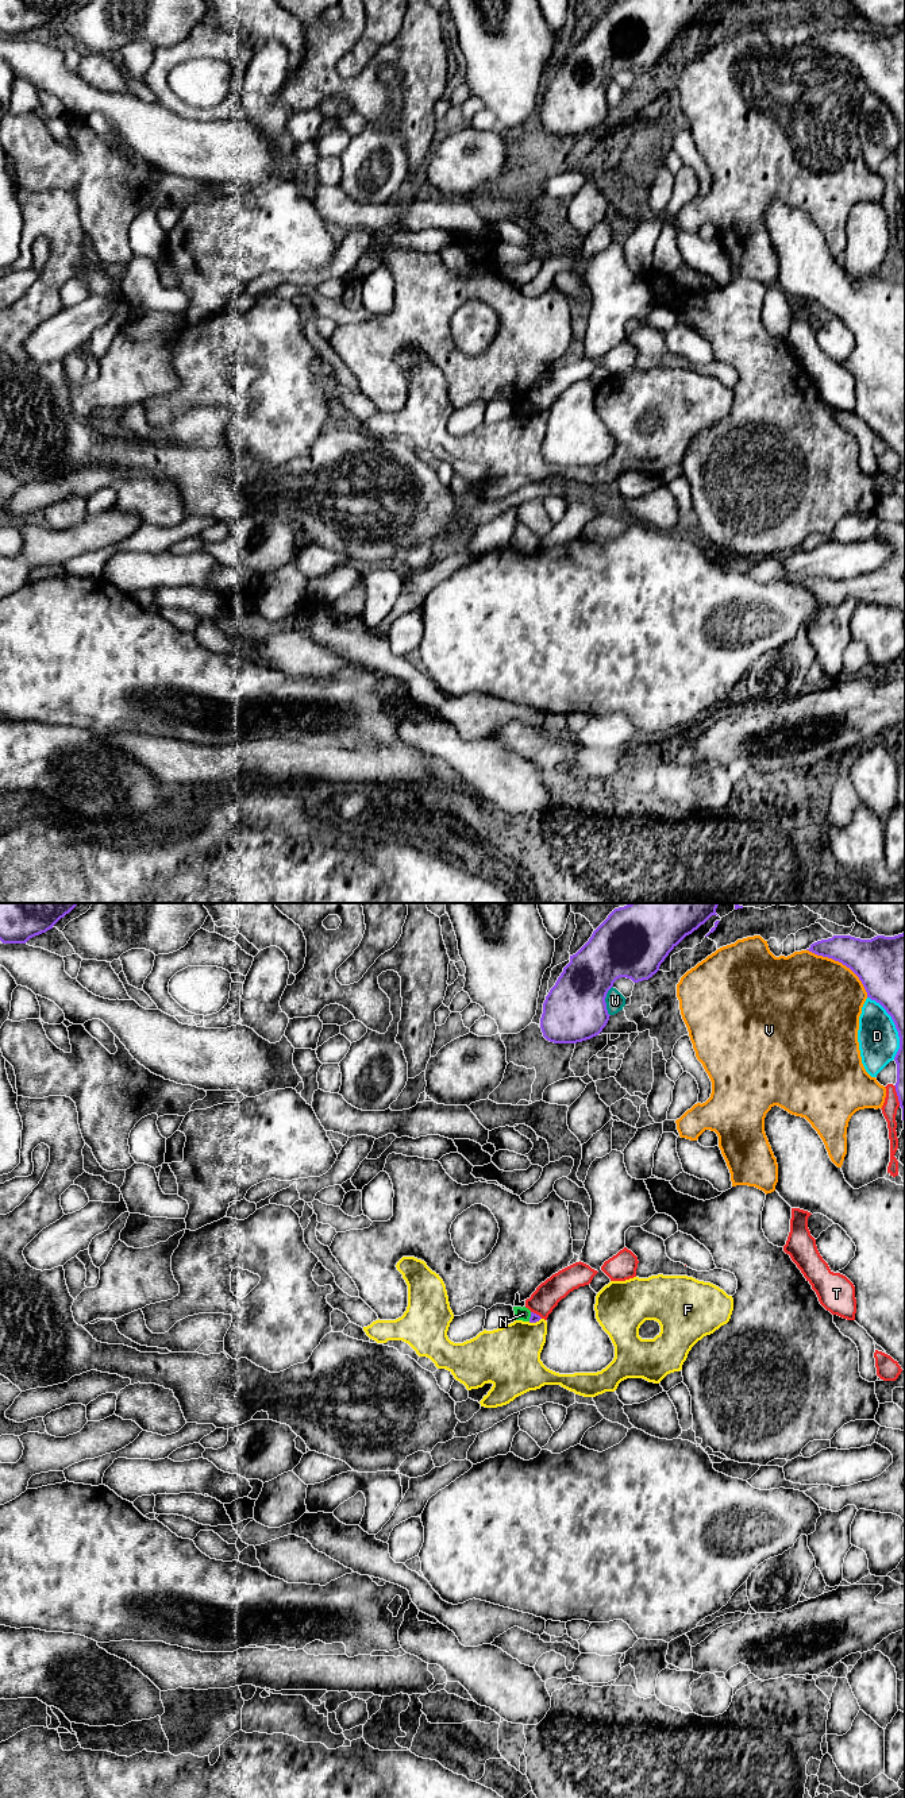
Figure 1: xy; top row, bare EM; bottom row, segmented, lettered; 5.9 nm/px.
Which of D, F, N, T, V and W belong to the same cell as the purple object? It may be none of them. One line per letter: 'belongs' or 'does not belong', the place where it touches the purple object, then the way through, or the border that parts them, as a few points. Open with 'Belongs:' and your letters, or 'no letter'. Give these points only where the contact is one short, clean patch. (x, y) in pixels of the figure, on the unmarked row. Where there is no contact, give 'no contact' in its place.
Belongs: no letter
D: does not belong | xy (896, 119)
F: does not belong | xy (534, 415)
N: does not belong | xy (531, 409) | along xy (531, 405), (528, 413)
T: does not belong | xy (897, 188)
V: does not belong | xy (842, 56)
W: does not belong | xy (604, 93)

